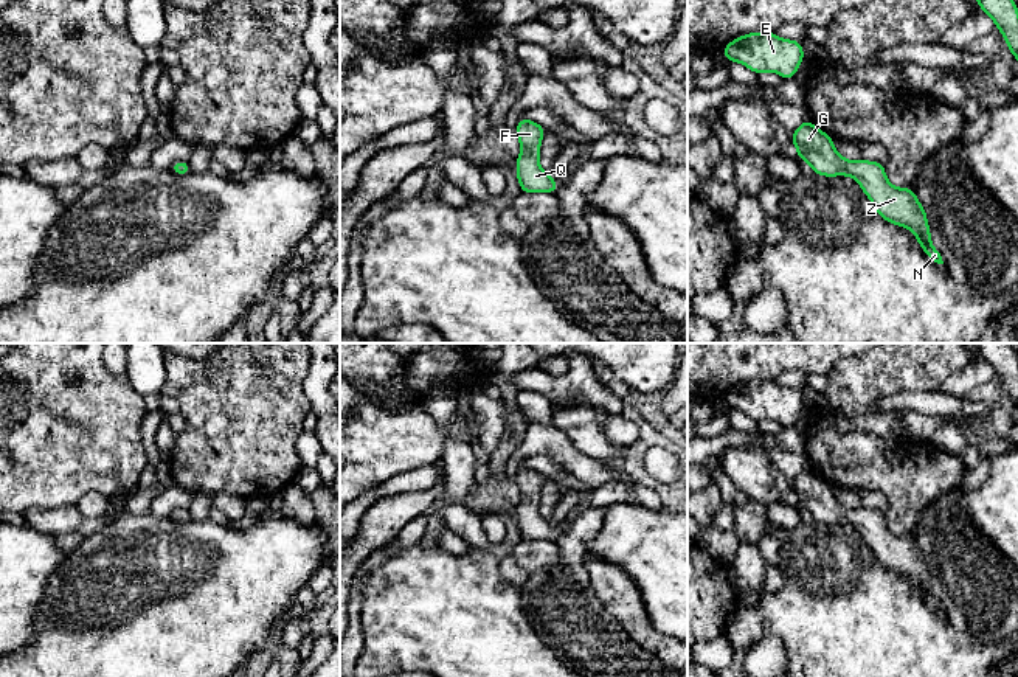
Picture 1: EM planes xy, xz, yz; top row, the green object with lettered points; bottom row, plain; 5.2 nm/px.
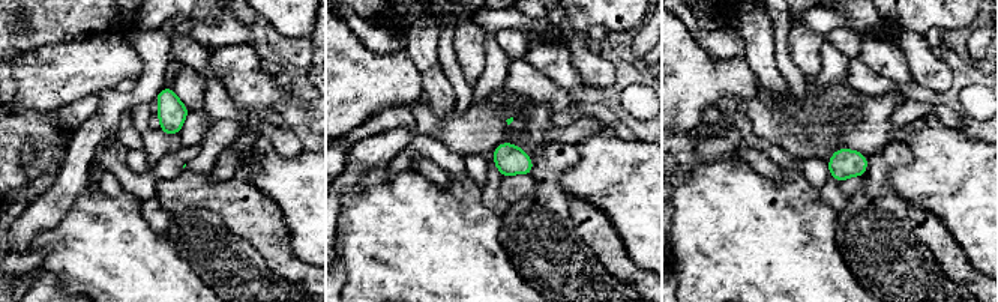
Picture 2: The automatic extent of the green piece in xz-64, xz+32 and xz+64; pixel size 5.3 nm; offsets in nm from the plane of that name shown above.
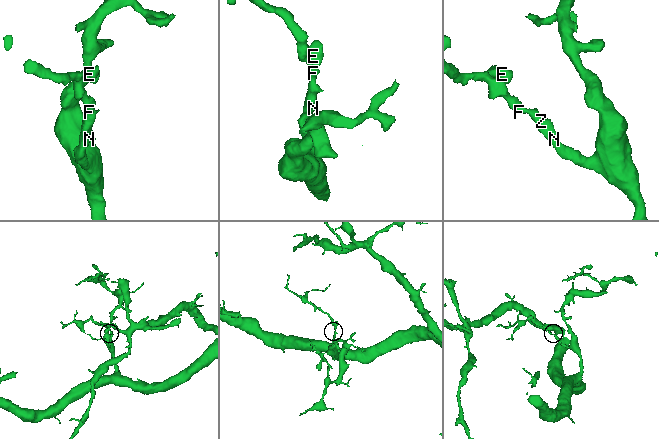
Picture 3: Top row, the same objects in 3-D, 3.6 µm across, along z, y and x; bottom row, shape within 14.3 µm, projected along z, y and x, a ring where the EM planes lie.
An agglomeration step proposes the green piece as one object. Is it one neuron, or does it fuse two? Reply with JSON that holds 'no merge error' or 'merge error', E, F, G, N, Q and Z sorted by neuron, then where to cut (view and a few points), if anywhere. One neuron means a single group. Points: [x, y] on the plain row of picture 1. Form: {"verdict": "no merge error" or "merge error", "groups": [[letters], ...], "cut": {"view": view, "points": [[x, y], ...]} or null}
{"verdict": "no merge error", "groups": [["E", "F", "G", "N", "Q", "Z"]], "cut": null}

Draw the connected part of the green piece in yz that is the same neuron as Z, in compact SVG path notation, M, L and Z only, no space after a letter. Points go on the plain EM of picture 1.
M809 467L796 475L791 489L799 506L807 509L815 522L826 525L852 523L883 567L914 579L928 606L944 612L940 601L931 592L923 553L919 551L911 536L892 534L881 511L843 506L836 500L832 486Z

